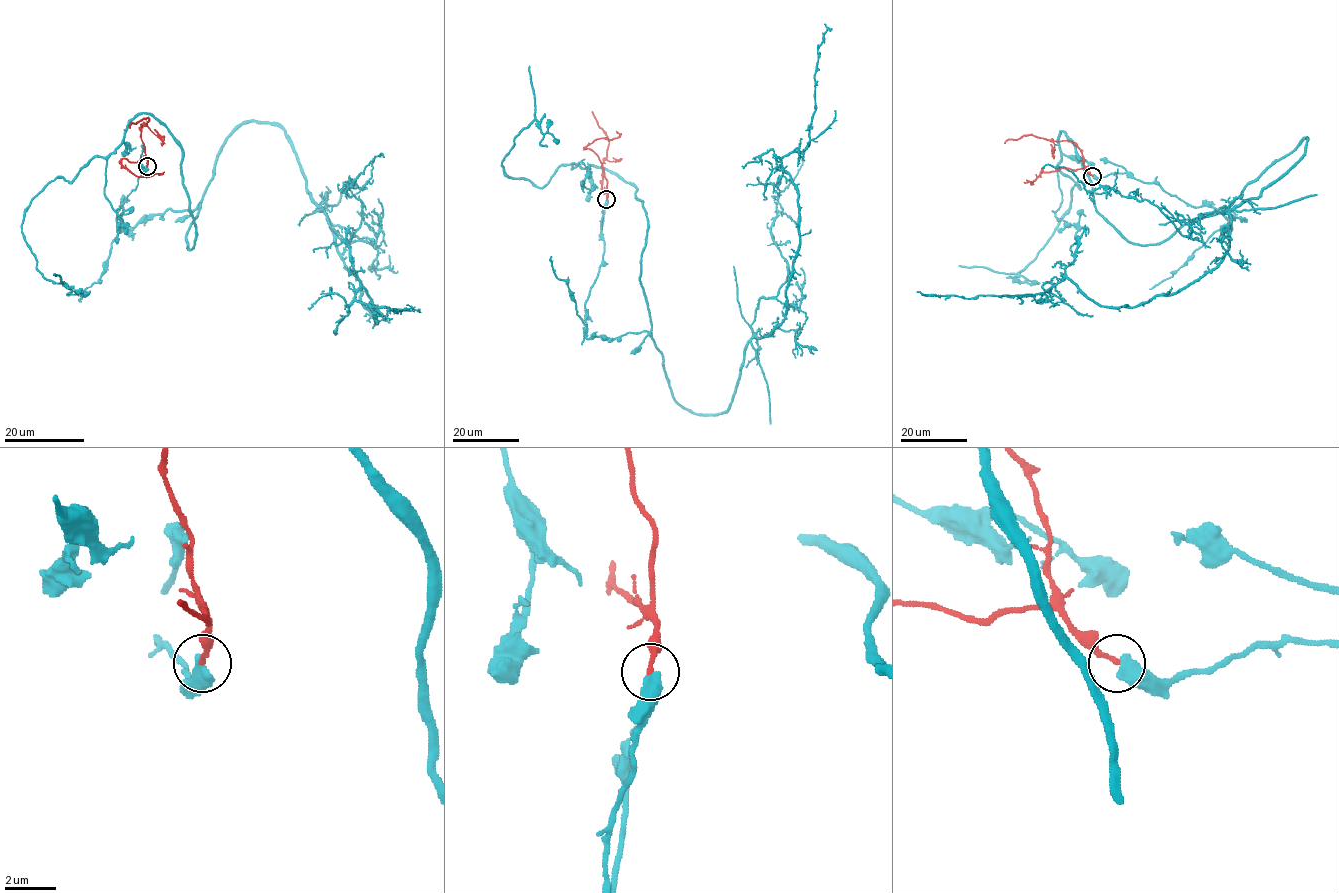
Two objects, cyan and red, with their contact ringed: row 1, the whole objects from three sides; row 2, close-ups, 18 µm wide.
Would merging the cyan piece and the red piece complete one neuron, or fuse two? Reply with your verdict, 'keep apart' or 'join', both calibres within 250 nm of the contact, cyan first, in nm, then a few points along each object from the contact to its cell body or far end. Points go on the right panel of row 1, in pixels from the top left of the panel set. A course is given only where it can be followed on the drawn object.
keep apart; 500 nm thick on the cyan side, 200 nm on the other; cyan runs (1093, 175), (1156, 182), (1230, 228), (1307, 139), (1230, 211), (1224, 259), (1170, 294), (917, 292); red runs (1092, 175), (1086, 170), (1081, 151), (1071, 141), (1050, 141), (1024, 134), (1004, 143)

